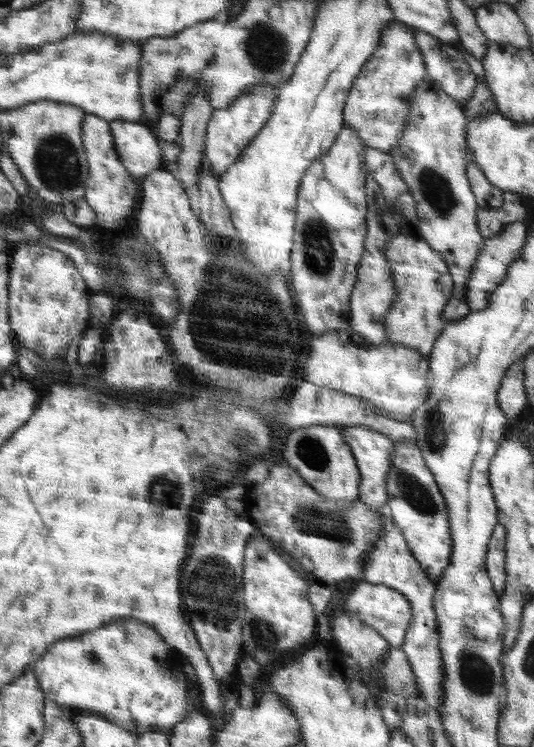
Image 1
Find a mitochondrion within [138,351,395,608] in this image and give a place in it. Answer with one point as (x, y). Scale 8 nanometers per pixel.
(306, 516)

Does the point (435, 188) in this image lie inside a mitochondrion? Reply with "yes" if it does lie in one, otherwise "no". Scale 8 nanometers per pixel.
yes

